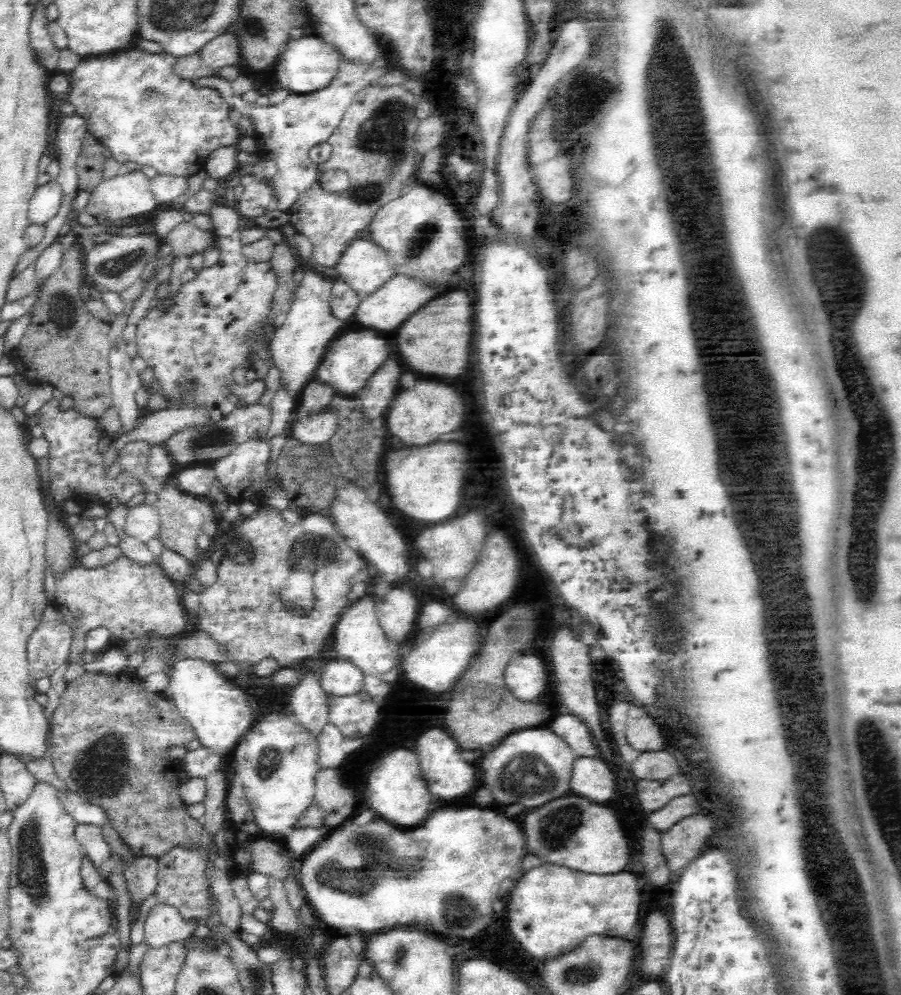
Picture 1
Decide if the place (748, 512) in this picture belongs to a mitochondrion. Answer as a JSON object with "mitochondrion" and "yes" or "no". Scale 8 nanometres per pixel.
{"mitochondrion":"yes"}

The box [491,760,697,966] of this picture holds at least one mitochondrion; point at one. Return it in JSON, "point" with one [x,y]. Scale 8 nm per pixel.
{"point":[565,819]}

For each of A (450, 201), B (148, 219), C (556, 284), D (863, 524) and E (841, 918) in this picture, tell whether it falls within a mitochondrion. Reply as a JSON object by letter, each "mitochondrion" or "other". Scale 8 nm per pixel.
{"A":"other","B":"other","C":"other","D":"mitochondrion","E":"mitochondrion"}

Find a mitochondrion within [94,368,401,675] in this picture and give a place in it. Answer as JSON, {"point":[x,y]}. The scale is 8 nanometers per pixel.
{"point":[219,437]}

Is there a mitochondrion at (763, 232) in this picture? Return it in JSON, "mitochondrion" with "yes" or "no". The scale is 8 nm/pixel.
{"mitochondrion":"no"}

